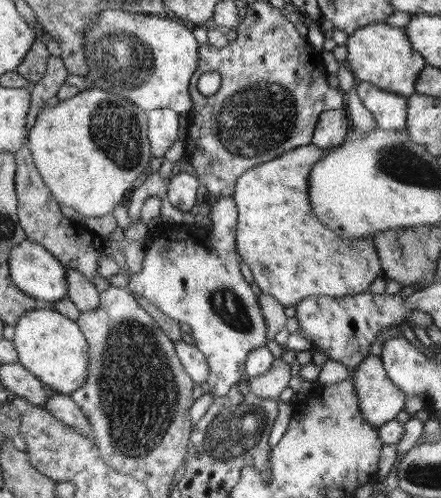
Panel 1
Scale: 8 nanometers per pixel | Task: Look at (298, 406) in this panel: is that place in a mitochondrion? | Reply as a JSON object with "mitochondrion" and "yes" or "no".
{"mitochondrion":"no"}

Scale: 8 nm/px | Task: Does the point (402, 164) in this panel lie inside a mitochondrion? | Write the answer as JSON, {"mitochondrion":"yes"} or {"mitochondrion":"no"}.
{"mitochondrion":"yes"}

